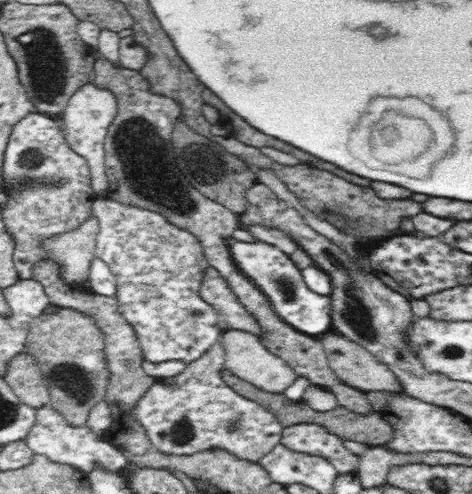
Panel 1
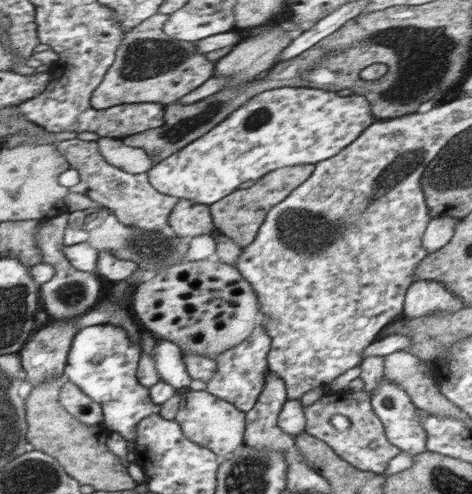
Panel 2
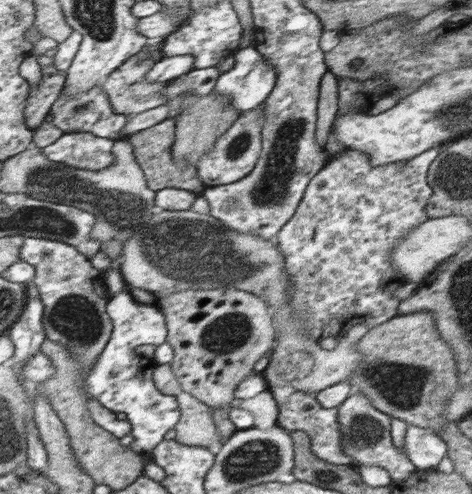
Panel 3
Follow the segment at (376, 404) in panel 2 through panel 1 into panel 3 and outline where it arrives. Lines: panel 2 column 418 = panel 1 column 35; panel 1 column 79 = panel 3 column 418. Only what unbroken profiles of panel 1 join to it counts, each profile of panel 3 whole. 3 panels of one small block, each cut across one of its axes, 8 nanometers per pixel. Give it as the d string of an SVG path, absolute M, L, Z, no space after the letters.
M407 426L401 446L405 450L405 456L415 466L415 470L435 468L447 452L447 444L443 442L441 436L427 428L417 426Z

